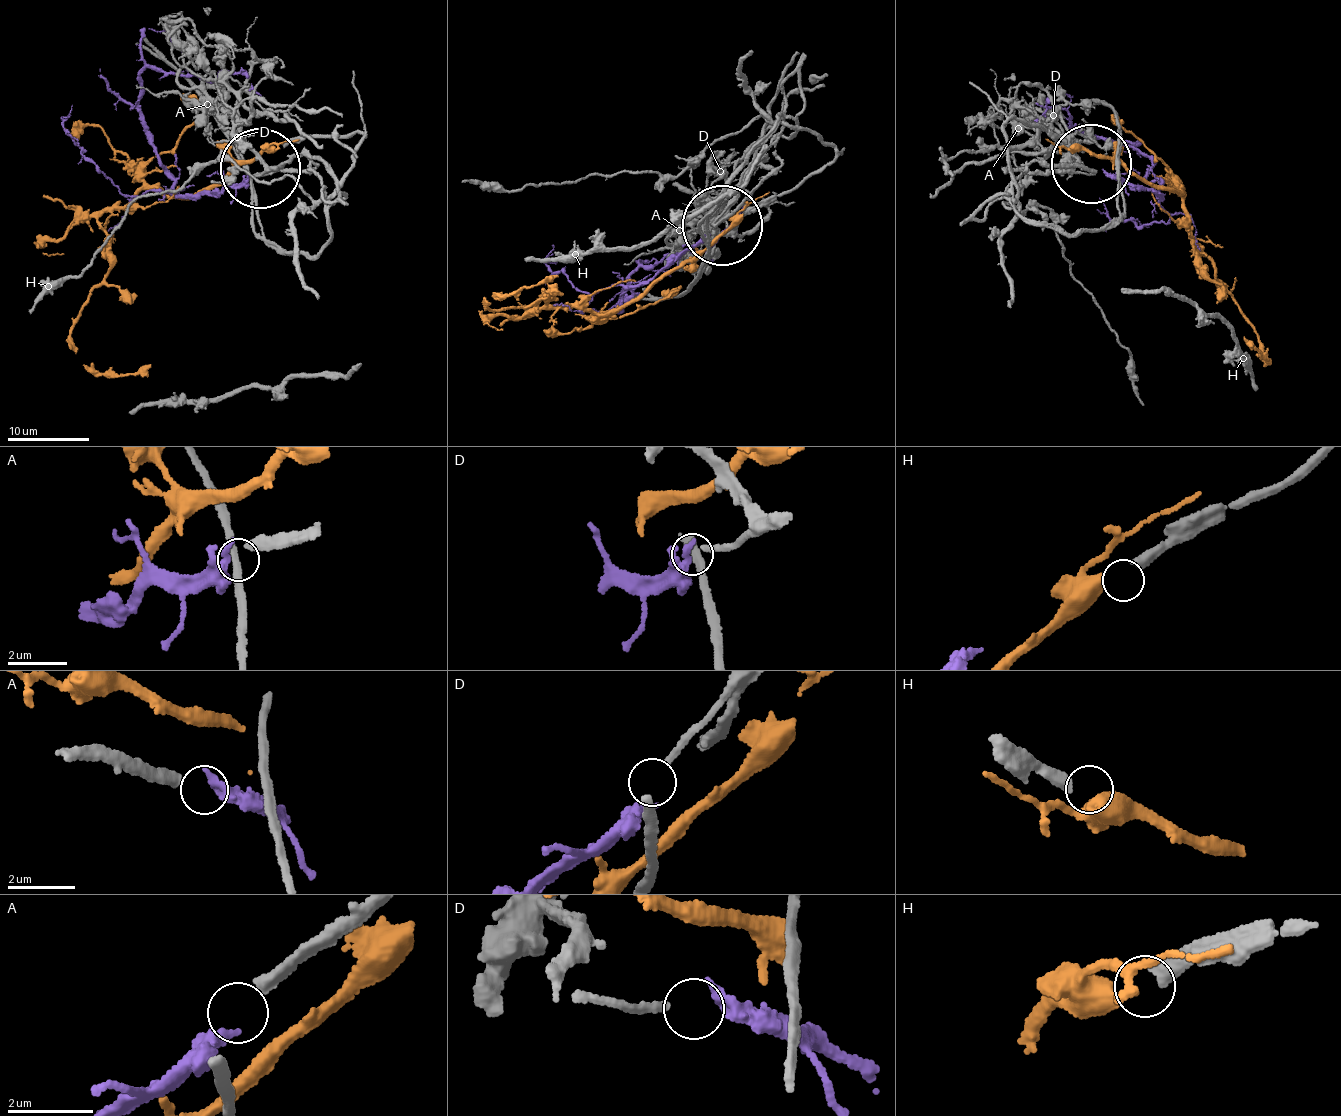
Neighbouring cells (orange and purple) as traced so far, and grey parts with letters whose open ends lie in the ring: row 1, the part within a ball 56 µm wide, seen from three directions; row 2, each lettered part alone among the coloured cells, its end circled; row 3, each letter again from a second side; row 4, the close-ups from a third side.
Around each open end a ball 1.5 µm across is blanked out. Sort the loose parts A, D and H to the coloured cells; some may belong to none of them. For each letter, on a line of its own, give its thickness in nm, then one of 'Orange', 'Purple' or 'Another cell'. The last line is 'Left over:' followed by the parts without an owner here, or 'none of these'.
A: Thickness 320 nm. Purple
D: Thickness 190 nm. Another cell
H: Thickness 380 nm. Orange
Left over: D

